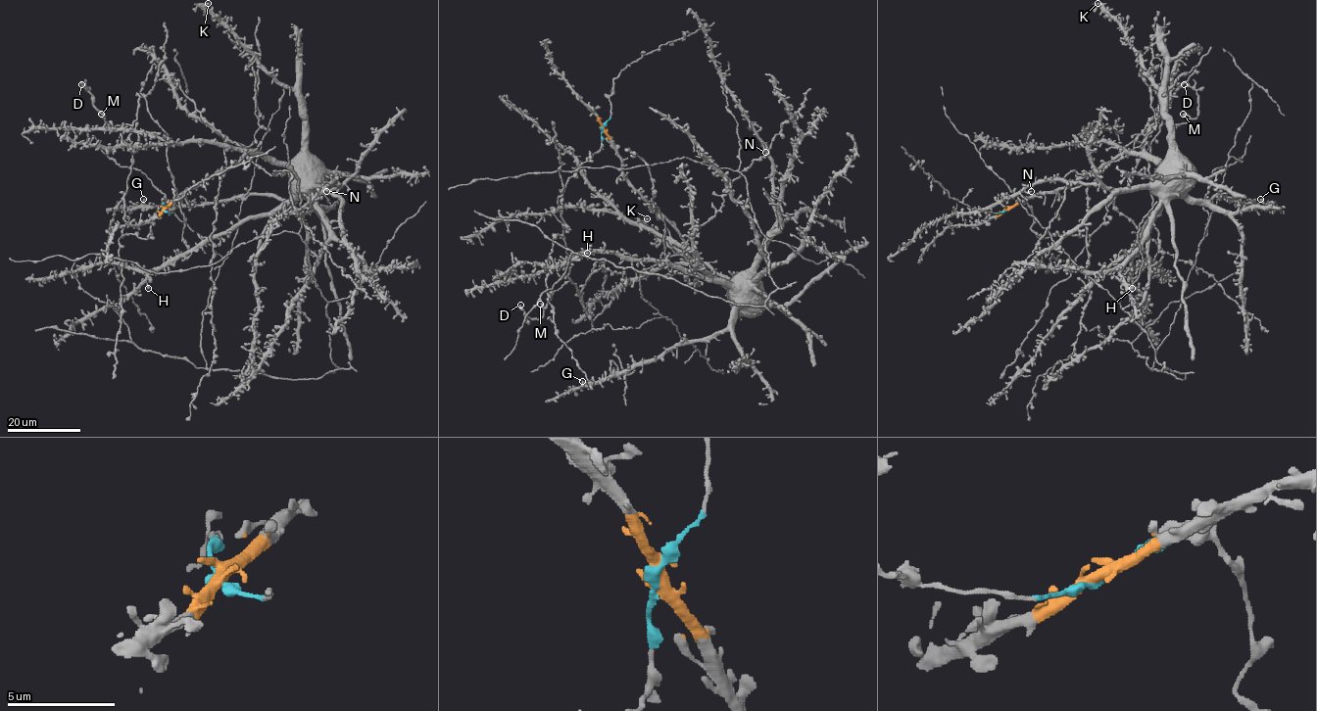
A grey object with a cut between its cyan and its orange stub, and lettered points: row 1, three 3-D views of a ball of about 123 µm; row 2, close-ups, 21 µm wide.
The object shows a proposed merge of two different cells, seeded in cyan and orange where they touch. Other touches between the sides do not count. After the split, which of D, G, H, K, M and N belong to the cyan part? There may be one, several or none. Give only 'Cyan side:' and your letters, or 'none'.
Cyan side: D, M

